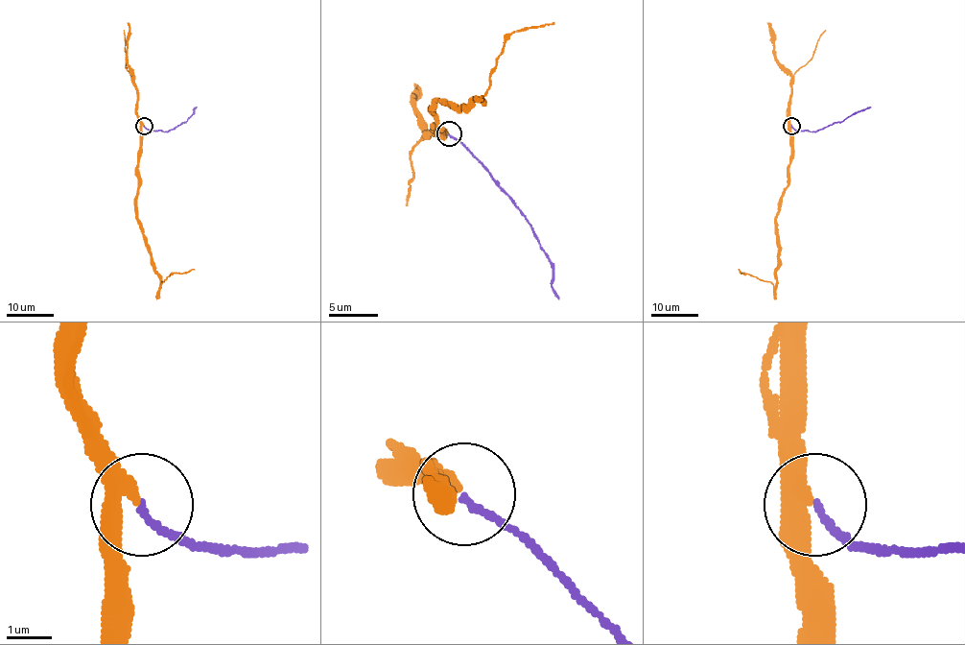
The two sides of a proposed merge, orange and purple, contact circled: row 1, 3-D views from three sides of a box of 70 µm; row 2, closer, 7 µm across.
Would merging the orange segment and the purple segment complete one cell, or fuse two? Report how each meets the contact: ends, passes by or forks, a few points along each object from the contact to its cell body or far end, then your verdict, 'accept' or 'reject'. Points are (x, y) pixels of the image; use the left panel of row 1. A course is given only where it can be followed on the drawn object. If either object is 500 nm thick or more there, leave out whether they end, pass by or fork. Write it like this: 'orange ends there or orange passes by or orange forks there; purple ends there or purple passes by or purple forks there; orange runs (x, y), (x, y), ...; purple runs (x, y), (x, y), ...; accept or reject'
orange passes by; purple ends there; orange runs (143, 125), (137, 216), (150, 263), (159, 278), (159, 286), (172, 274), (185, 274), (194, 269); purple runs (144, 125), (150, 130), (169, 131), (185, 122), (196, 107); accept

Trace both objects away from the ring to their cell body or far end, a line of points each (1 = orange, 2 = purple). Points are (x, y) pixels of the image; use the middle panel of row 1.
1: (447, 131), (437, 130), (435, 105), (449, 102), (461, 107), (482, 102), (506, 38), (516, 31), (553, 23)
2: (449, 134), (461, 144), (530, 226), (548, 255), (553, 270), (551, 287), (558, 299)

